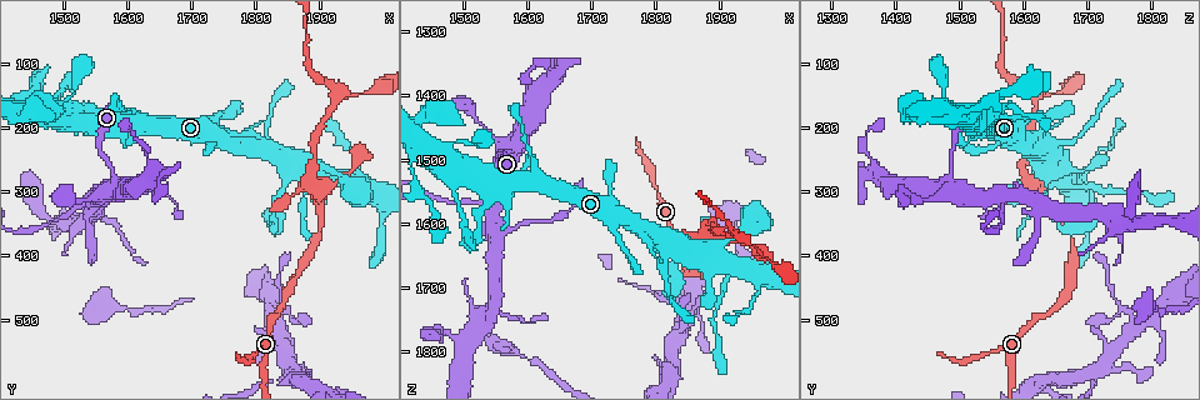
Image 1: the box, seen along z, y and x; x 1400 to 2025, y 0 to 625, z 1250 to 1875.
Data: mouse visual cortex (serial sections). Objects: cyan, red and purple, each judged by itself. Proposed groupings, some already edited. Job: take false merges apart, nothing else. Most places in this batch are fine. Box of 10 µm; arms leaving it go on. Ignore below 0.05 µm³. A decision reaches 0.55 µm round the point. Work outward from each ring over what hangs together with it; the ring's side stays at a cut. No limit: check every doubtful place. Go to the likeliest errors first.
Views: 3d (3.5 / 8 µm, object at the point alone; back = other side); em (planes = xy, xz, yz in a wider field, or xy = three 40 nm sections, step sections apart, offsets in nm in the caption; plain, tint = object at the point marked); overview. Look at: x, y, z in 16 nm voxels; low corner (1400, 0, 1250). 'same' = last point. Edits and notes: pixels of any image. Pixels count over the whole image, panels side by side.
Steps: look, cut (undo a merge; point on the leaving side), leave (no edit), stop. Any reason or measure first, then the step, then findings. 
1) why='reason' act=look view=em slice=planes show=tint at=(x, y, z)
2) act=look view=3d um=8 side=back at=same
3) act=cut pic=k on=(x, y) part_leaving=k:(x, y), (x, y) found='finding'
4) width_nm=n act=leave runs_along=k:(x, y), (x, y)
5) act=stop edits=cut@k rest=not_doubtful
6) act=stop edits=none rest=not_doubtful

why='calibre changes' act=look view=3d um=3.5 at=(1905, 295, 1685)

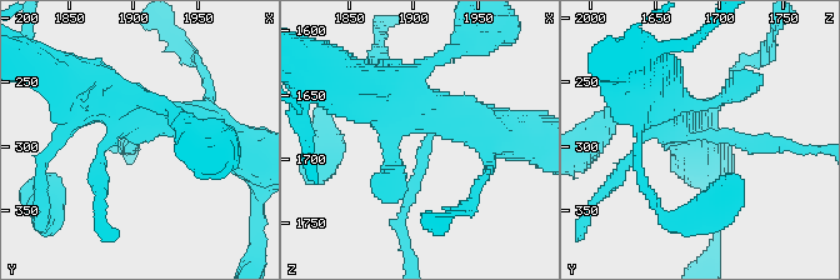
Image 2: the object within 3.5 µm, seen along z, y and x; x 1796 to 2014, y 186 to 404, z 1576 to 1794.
arm_widths_nm=150,500 why='need the tissue' act=look view=em slice=xy step=1 show=tint at=(1910, 292, 1692)

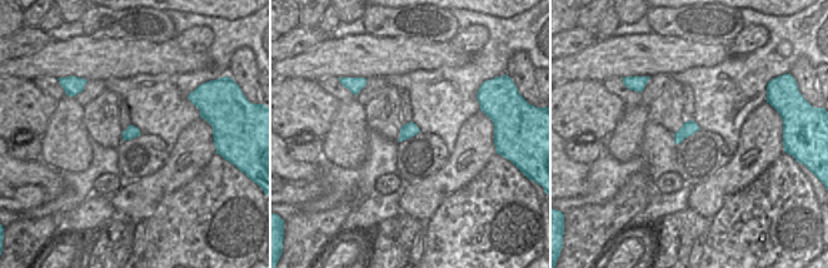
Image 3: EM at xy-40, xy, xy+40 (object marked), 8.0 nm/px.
why='another direction' act=look view=em slice=xy step=2 show=tint at=same

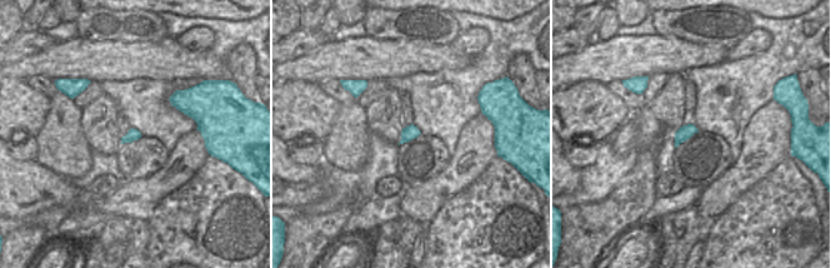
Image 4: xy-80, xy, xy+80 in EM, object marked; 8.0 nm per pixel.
act=leave runs_along=2:(660, 105), (689, 136), (781, 144) found='all the same cell'

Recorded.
act=look view=3d um=3.5 at=(1900, 300, 1625)

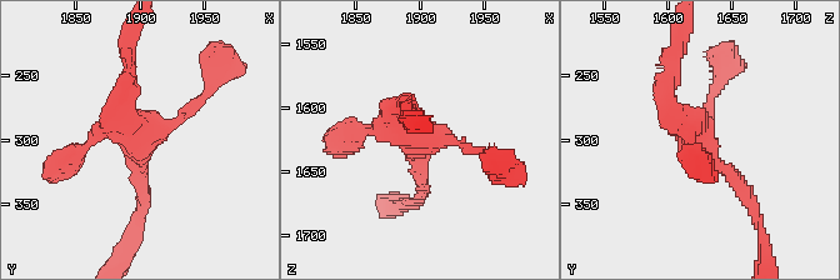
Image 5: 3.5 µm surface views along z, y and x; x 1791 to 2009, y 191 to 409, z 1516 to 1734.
arms=4 arm_widths_nm=150,200,200,200 why='need the tissue' act=look view=em slice=xy step=3 show=tint at=(1898, 298, 1624)

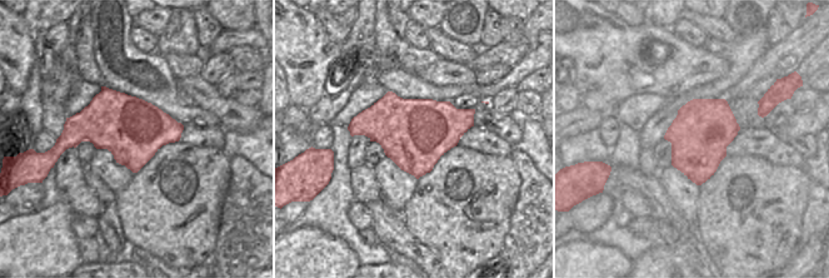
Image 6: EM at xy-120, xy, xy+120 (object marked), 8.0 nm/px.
act=look view=em slice=xy step=1 show=tint at=same

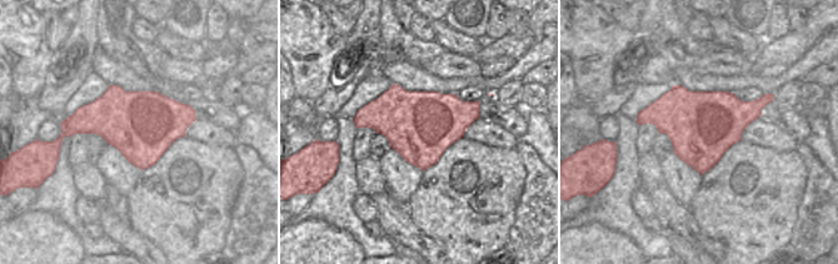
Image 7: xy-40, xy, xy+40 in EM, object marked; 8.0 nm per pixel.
act=leave found='continuous, no second cell'

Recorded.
why='three arms meet' act=look view=3d um=3.5 at=(1930, 155, 1620)

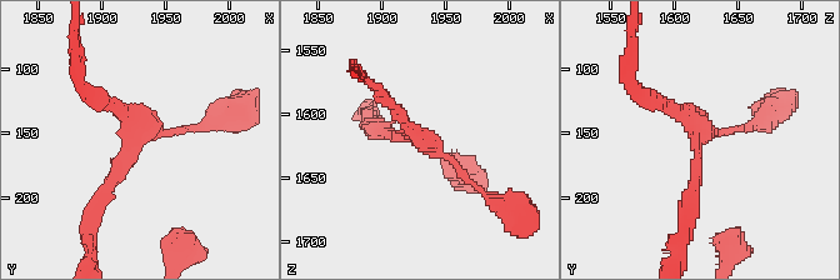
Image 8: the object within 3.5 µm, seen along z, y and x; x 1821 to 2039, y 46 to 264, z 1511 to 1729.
arms=3 arm_widths_nm=100,200,200 why='shape alone is not enough' act=look view=em slice=xy step=1 show=tint at=(1930, 150, 1618)

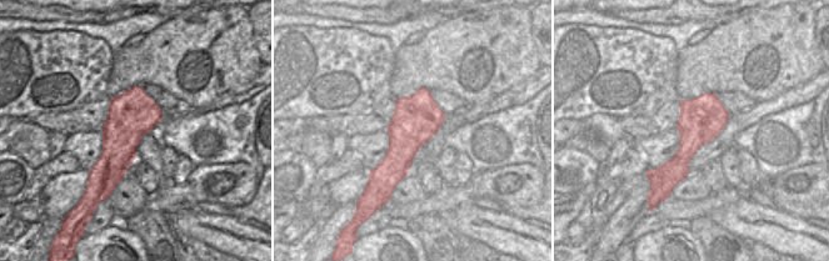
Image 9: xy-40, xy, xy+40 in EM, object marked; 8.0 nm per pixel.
act=leave runs_along=8:(96, 204), (139, 135), (204, 124) found='one cell here'

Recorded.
act=stop edits=none rest=not_doubtful

